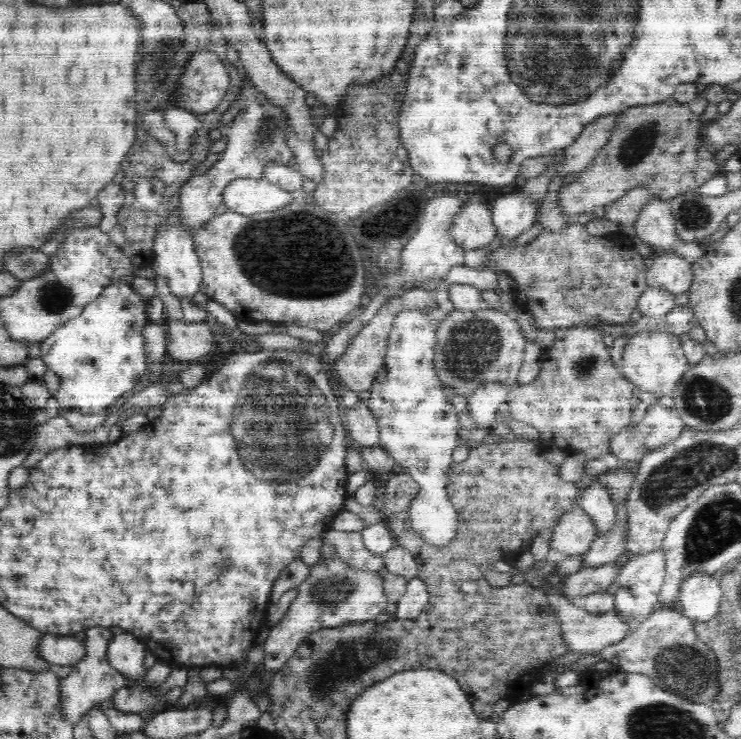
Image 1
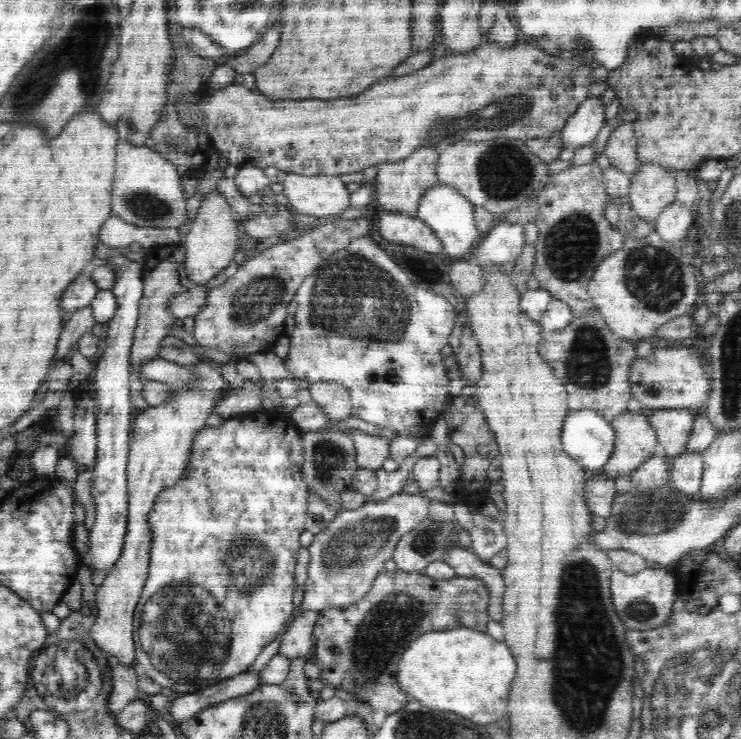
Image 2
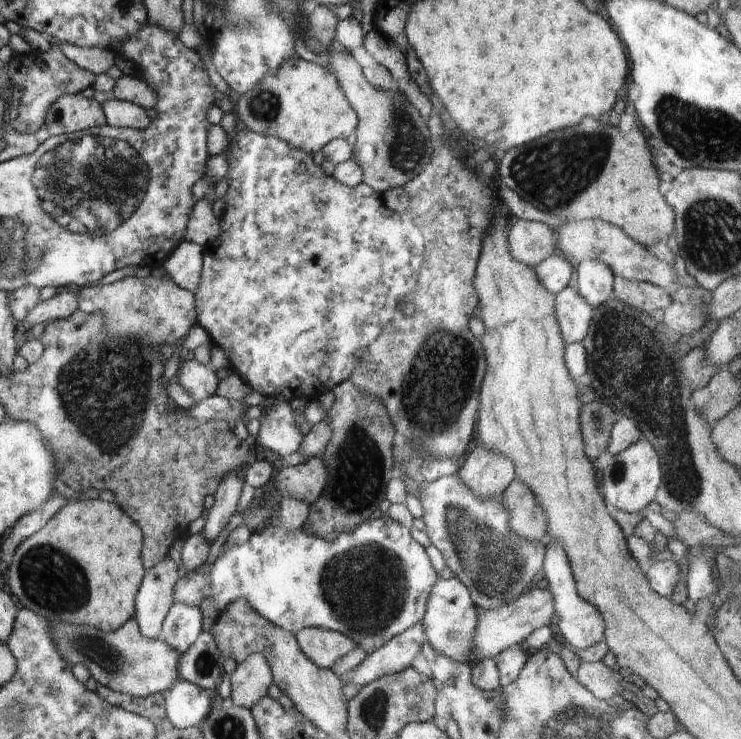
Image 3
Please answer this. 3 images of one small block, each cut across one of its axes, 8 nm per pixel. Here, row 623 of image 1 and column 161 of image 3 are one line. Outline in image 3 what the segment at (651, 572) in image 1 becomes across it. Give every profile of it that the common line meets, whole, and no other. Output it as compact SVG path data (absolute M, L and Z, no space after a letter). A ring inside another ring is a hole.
M174 603L162 623L159 639L168 642L176 652L185 653L203 631L203 616L199 606Z

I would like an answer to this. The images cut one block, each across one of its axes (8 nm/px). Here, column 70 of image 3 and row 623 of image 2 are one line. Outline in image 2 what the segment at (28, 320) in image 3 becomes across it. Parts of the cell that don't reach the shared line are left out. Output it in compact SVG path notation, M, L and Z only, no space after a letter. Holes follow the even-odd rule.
M318 612L297 613L280 636L277 654L290 660L305 657L312 648L313 628L318 615Z

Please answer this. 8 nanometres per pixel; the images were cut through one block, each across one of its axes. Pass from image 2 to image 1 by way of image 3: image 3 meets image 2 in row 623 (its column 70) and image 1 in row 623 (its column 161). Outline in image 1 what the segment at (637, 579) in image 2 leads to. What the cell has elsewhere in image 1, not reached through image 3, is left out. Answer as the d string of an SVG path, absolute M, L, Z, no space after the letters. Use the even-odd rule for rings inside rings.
M656 607L624 640L603 648L600 656L610 662L614 669L619 669L626 673L646 675L652 679L654 684L670 693L676 694L676 696L686 697L686 699L696 703L706 704L717 699L717 694L719 693L717 656L710 647L706 646L698 638L693 620L690 617L686 617L679 607Z

